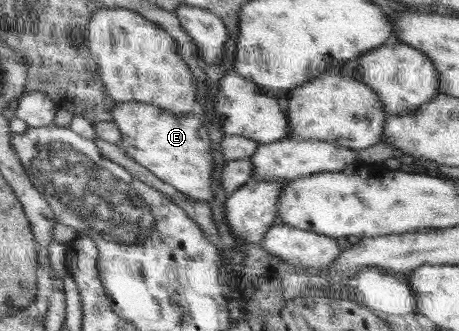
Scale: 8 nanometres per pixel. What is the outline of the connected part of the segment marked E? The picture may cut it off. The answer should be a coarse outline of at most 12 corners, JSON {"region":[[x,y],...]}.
{"region":[[117,102],[118,145],[186,196],[216,199],[198,111]]}

